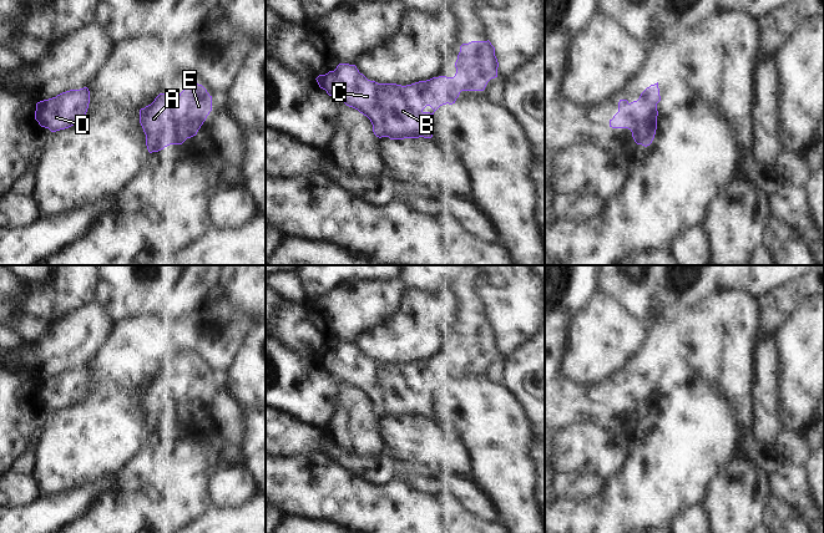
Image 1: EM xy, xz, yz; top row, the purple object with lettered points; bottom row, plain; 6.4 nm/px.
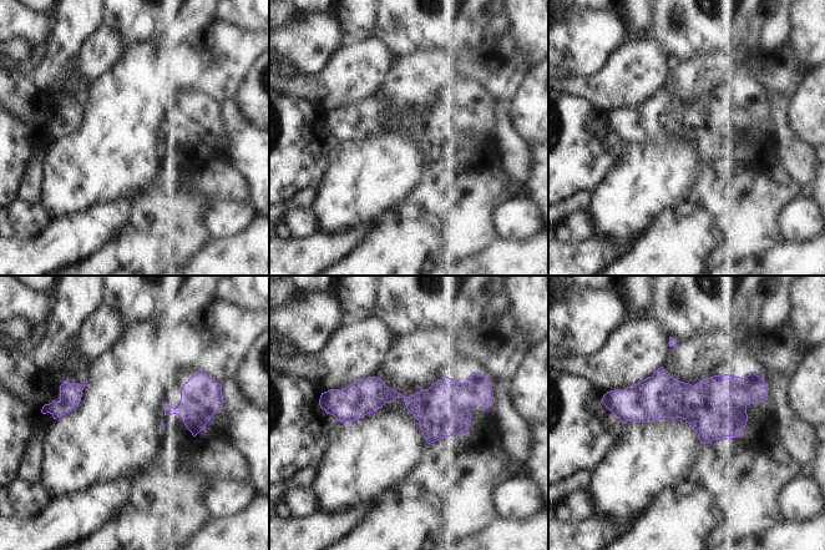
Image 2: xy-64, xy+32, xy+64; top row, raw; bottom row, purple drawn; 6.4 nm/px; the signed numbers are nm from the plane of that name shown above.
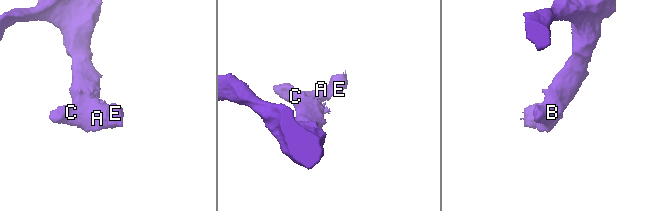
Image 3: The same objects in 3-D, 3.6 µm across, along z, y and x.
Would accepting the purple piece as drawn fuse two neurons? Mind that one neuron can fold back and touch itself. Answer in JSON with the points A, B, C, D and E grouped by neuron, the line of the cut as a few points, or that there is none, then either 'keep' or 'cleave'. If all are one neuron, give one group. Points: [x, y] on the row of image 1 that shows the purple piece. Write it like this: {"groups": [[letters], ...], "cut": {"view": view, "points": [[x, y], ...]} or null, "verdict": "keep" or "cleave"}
{"groups": [["A", "B", "C", "D", "E"]], "cut": null, "verdict": "keep"}

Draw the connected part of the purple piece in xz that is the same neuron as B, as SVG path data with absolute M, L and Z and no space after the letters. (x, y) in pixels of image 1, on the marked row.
M471 41L460 46L454 77L439 76L426 81L401 86L378 83L368 80L355 65L339 64L334 71L319 75L315 80L329 96L339 96L349 107L366 116L376 137L390 139L431 138L434 112L443 105L453 105L461 91L484 91L491 78L497 77L499 62L495 47L487 41Z

